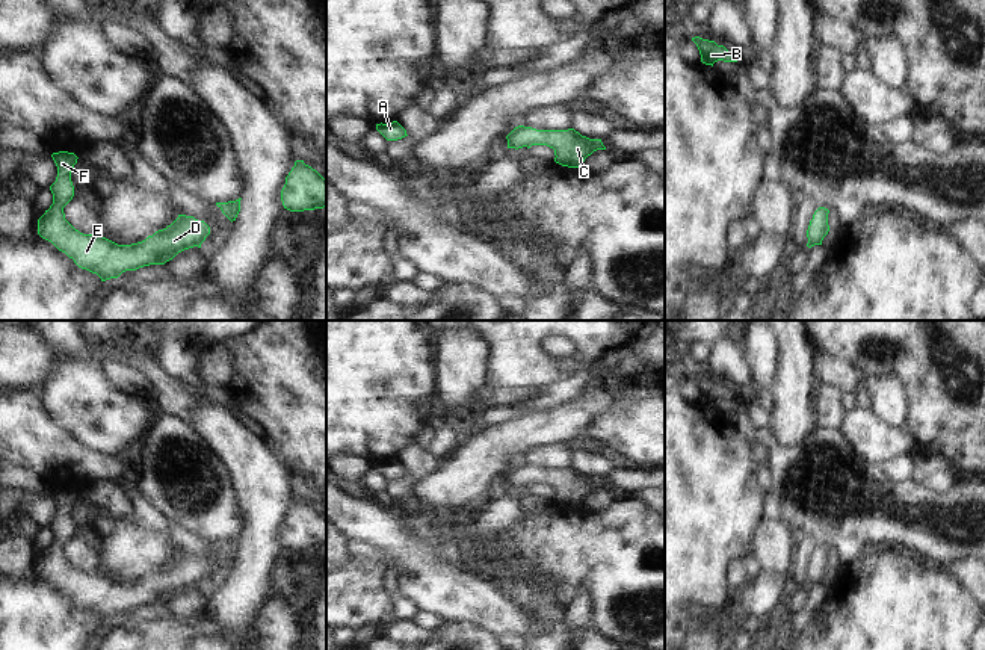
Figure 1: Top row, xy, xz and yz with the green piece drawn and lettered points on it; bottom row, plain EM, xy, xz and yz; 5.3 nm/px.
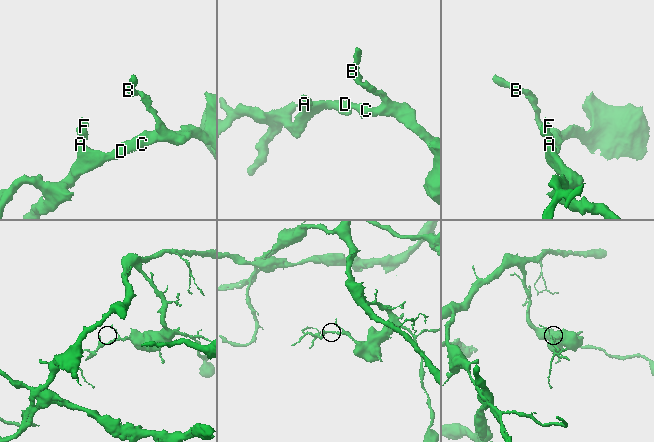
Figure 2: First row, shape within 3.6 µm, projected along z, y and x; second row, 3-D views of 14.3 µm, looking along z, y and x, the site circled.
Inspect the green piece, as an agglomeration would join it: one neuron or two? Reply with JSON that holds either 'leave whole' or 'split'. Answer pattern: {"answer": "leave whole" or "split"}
{"answer": "leave whole"}

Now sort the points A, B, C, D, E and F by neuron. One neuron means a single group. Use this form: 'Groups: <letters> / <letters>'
Groups: A B C D E F

